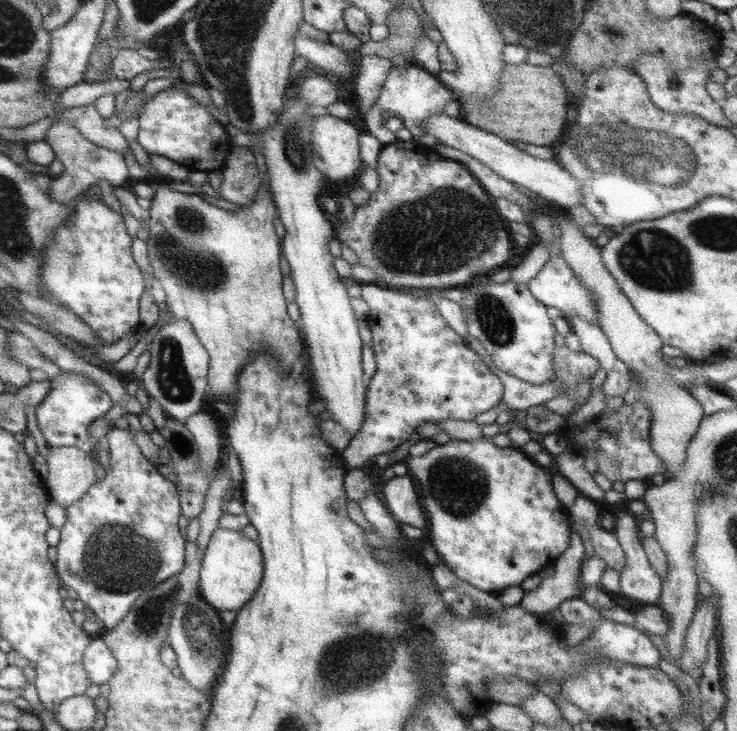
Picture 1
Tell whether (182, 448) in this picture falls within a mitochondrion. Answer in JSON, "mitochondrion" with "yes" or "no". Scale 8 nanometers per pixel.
{"mitochondrion":"yes"}

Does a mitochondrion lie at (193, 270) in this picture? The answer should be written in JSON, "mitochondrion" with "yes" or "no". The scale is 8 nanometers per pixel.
{"mitochondrion":"yes"}

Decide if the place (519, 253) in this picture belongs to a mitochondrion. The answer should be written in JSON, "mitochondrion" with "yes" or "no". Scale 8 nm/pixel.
{"mitochondrion":"no"}

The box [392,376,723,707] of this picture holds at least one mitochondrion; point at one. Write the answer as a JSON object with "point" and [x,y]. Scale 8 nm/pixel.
{"point":[461,487]}

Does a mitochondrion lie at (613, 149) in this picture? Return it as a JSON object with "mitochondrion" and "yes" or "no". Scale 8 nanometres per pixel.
{"mitochondrion":"yes"}

